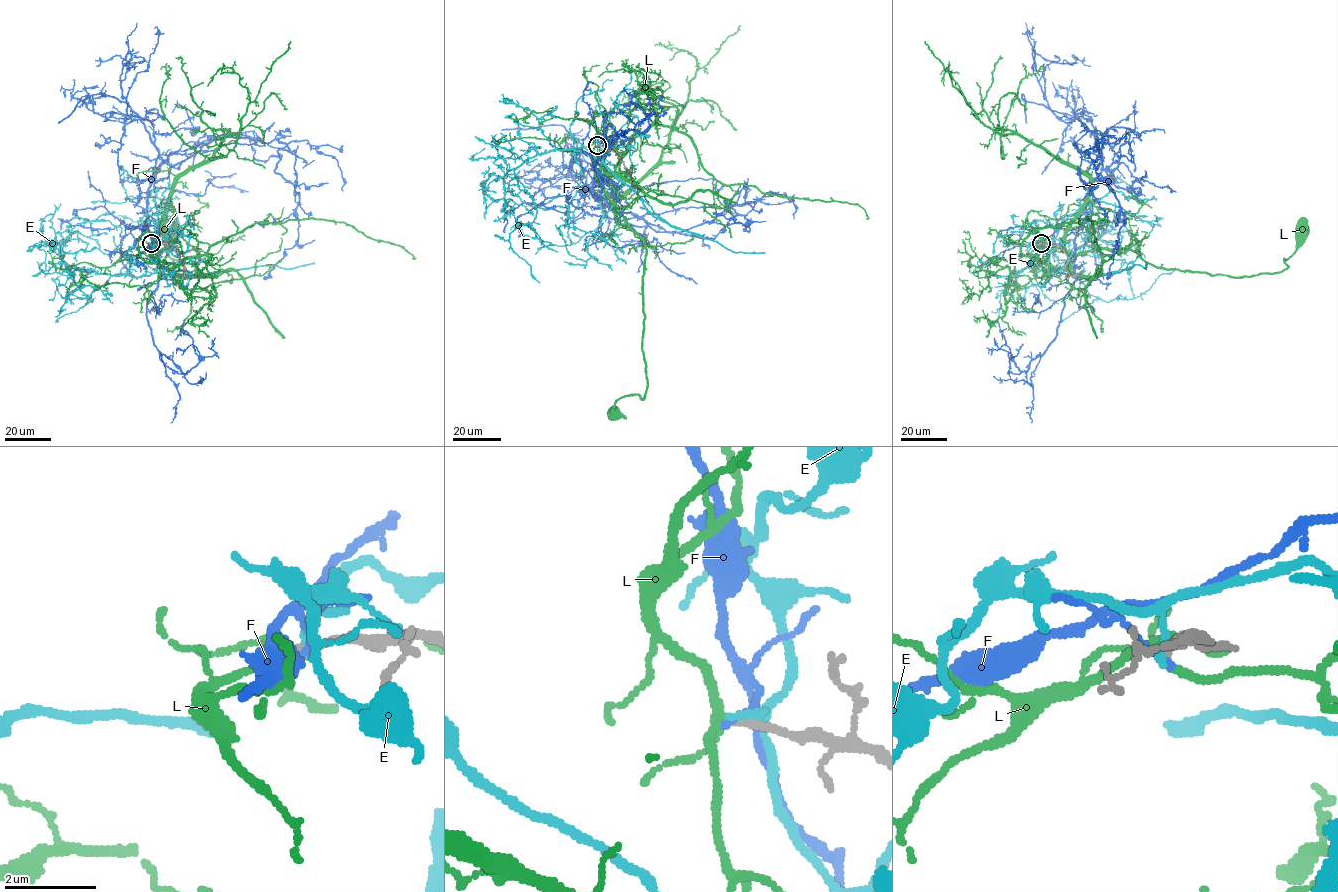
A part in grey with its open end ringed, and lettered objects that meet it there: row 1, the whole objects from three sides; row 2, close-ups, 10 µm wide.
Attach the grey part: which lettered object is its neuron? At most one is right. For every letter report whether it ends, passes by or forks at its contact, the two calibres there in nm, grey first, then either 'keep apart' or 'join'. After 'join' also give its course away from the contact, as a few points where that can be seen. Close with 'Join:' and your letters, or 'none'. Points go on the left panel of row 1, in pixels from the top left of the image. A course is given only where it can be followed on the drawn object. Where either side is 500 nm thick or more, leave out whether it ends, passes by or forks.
E: it ends there; 190 nm thick on the grey side, 150 nm on the other; keep apart
F: it ends there; 180 nm thick on the grey side, 140 nm on the other; keep apart
L: it forks there; 180 nm thick on the grey side, 180 nm on the other; keep apart
Join: none

